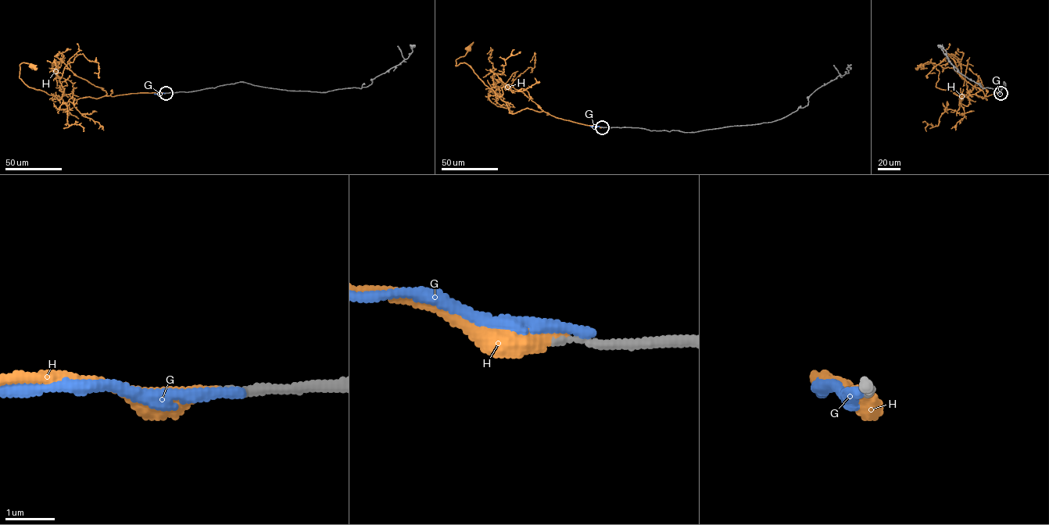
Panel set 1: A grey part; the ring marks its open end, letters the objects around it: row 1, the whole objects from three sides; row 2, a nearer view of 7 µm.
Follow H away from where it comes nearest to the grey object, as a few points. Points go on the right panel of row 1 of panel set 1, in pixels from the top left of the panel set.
H: (1000, 93), (981, 98), (986, 100), (943, 90), (936, 86), (939, 72), (936, 66), (930, 62), (921, 66)

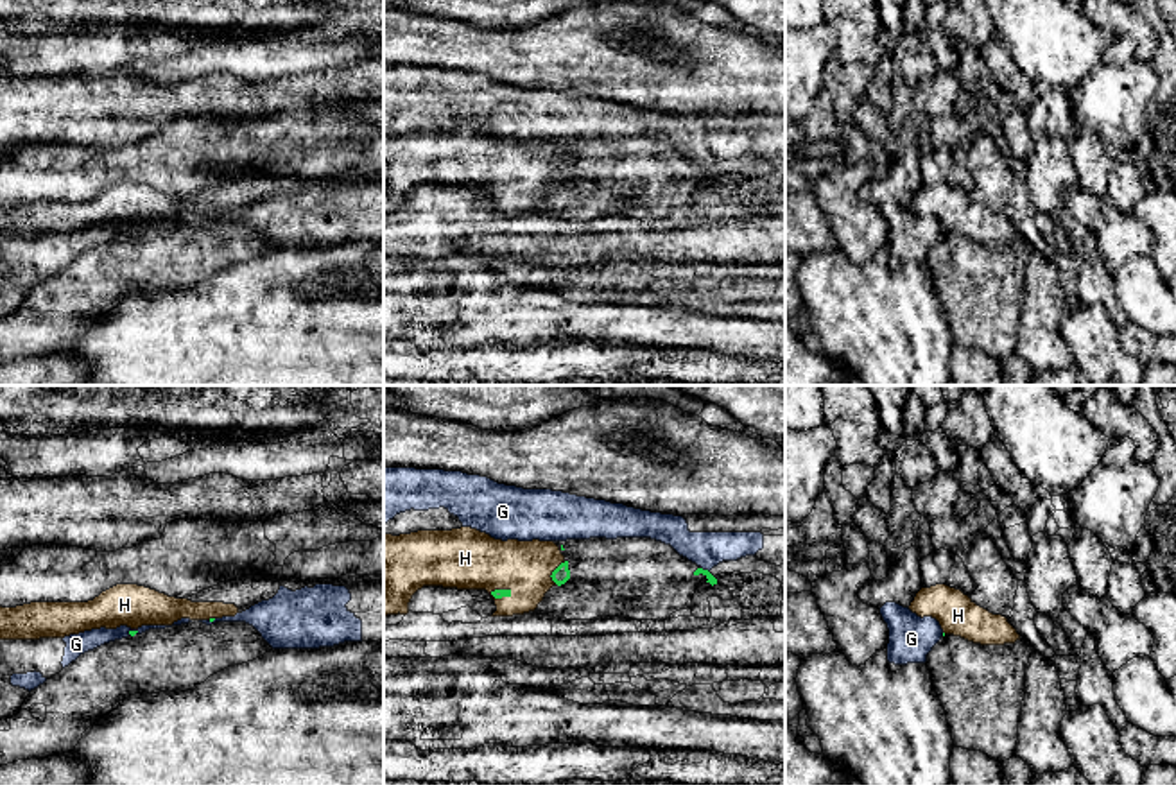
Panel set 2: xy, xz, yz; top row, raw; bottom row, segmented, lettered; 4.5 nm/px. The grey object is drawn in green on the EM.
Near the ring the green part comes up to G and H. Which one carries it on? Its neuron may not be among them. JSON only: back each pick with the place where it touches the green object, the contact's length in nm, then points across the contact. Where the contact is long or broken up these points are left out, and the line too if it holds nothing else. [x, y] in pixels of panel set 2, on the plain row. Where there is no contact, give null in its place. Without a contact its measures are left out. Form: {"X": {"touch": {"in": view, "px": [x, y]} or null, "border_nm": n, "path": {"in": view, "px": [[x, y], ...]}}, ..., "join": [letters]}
{"H": {"touch": {"in": "xz", "px": [553, 171]}, "border_nm": 120}, "join": ["H"]}

